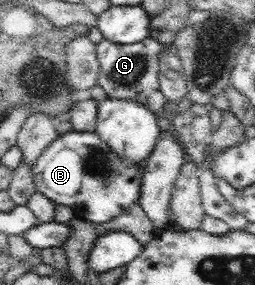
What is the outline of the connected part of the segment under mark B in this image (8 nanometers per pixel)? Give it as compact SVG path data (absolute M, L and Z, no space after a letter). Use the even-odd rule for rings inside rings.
M69 131L58 135L42 151L31 170L37 192L52 202L69 206L76 218L102 224L126 213L139 203L143 166L115 154L96 131Z

